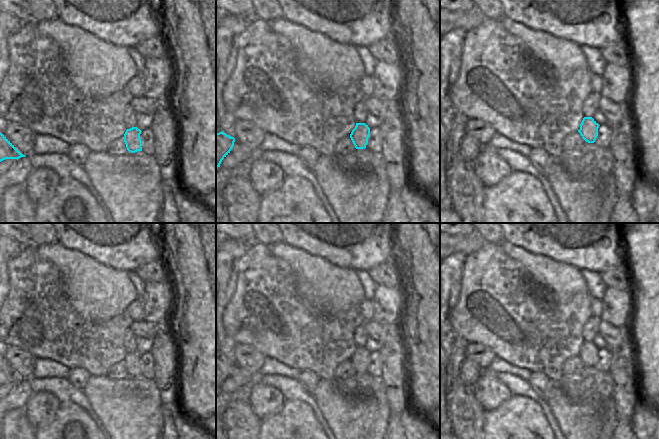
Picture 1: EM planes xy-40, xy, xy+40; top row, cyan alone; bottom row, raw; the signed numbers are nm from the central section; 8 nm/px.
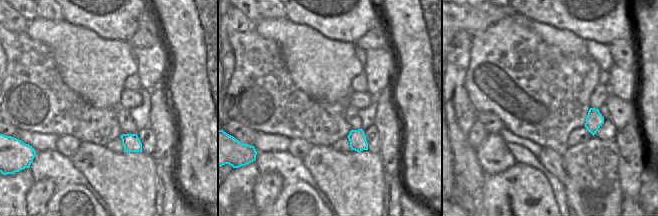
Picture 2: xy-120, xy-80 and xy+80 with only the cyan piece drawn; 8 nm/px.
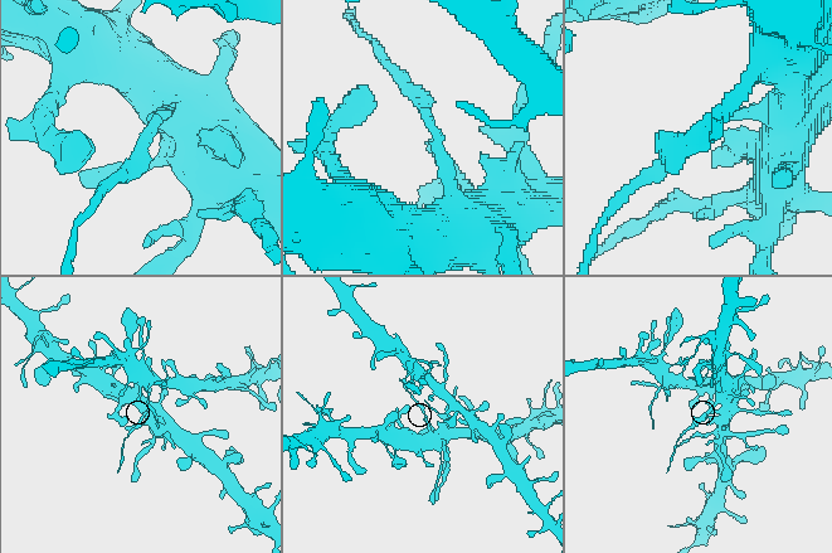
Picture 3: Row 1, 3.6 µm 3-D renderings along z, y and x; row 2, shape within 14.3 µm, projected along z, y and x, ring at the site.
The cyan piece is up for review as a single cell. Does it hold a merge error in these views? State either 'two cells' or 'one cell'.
two cells

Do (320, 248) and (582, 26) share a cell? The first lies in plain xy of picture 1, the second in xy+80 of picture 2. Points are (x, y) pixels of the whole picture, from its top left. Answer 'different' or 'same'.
same

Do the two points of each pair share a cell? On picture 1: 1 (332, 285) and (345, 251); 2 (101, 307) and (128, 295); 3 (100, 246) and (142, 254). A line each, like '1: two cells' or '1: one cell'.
1: two cells
2: one cell
3: one cell

